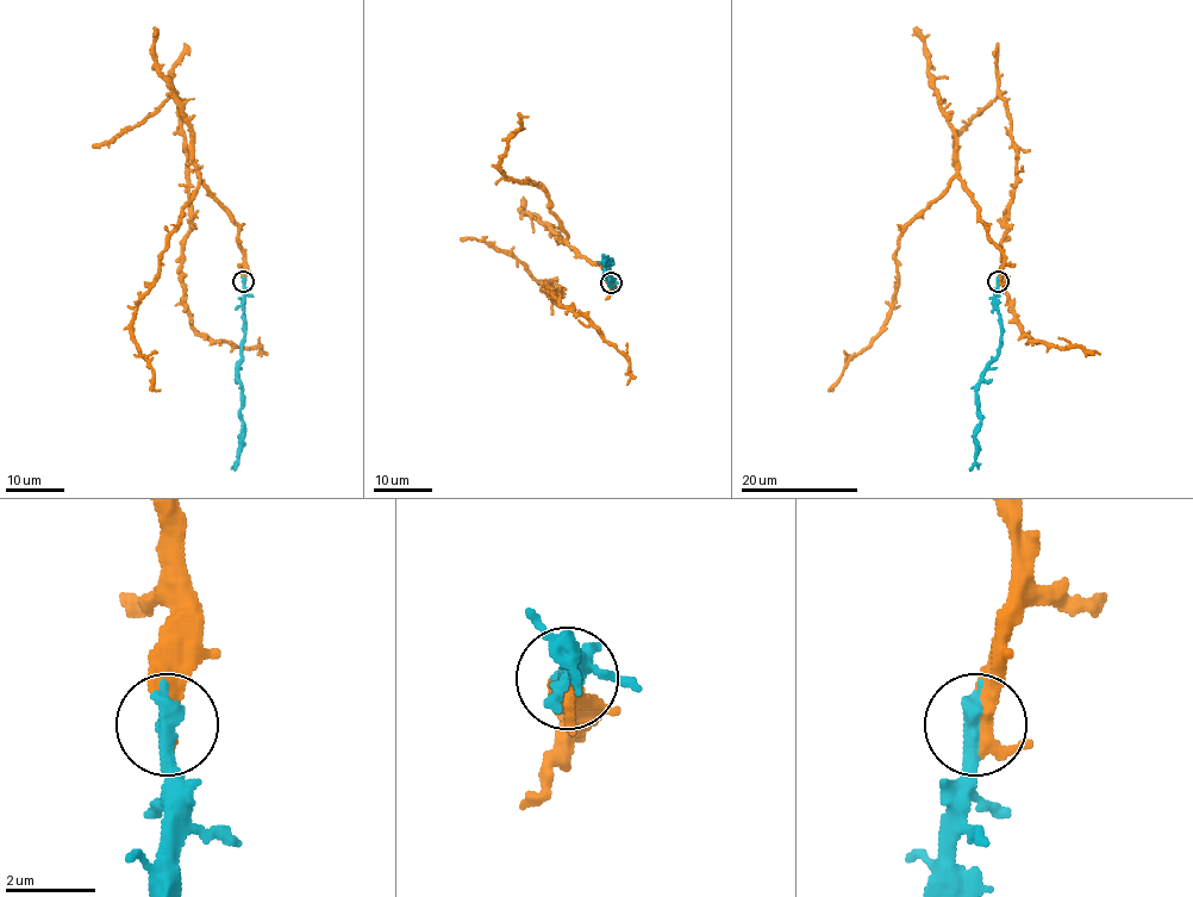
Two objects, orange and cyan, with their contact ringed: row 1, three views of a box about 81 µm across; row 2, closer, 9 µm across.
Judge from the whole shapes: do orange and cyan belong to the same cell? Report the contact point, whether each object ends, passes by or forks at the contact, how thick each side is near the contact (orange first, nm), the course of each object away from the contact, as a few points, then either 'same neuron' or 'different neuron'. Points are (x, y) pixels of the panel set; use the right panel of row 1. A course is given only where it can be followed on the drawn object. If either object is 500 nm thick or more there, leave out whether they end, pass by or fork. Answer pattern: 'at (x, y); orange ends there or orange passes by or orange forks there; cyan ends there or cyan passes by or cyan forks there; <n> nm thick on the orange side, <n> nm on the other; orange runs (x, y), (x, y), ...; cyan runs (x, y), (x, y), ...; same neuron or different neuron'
at (998, 281); orange ends there; cyan ends there; 480 nm thick on the orange side, 480 nm on the other; orange runs (998, 280), (1003, 251), (956, 176), (899, 240), (894, 301), (884, 329), (848, 362), (831, 388); cyan runs (998, 280), (995, 309), (1001, 342), (998, 356), (984, 373), (976, 392), (979, 425), (975, 463), (969, 469); same neuron

